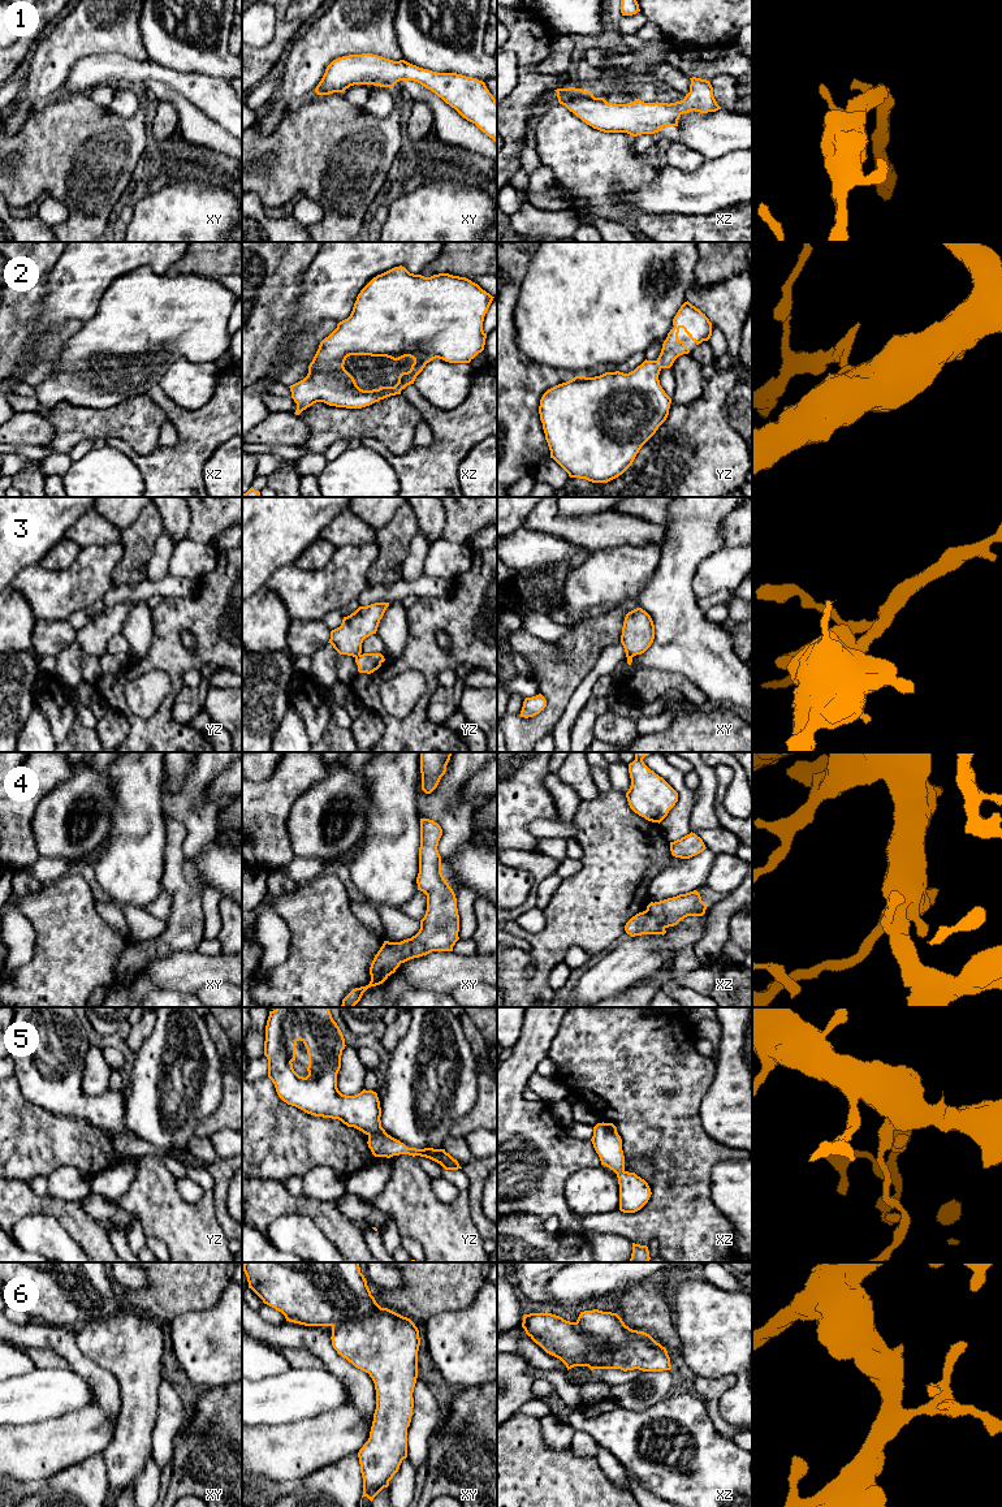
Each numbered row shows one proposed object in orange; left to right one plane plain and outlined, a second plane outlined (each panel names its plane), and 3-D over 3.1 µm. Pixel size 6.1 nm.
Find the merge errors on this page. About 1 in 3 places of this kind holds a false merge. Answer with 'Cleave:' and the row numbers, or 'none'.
Cleave: 3

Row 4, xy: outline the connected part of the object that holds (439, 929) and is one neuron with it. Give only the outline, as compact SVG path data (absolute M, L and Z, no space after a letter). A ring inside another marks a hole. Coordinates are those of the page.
M420 819L419 873L416 884L418 890L427 895L427 911L424 917L420 920L419 932L411 938L401 942L384 941L371 963L370 984L353 989L342 999L341 1007L354 1007L368 988L383 984L392 973L396 972L401 963L427 955L432 951L453 951L453 946L459 940L459 915L455 894L441 873L441 856L437 850L441 835L442 829L437 822L429 819Z

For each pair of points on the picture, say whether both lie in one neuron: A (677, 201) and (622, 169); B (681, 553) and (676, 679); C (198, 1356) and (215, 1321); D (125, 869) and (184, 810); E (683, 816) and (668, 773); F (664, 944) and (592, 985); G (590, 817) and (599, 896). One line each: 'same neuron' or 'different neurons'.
A: different neurons
B: different neurons
C: same neuron
D: different neurons
E: same neuron
F: same neuron
G: same neuron

